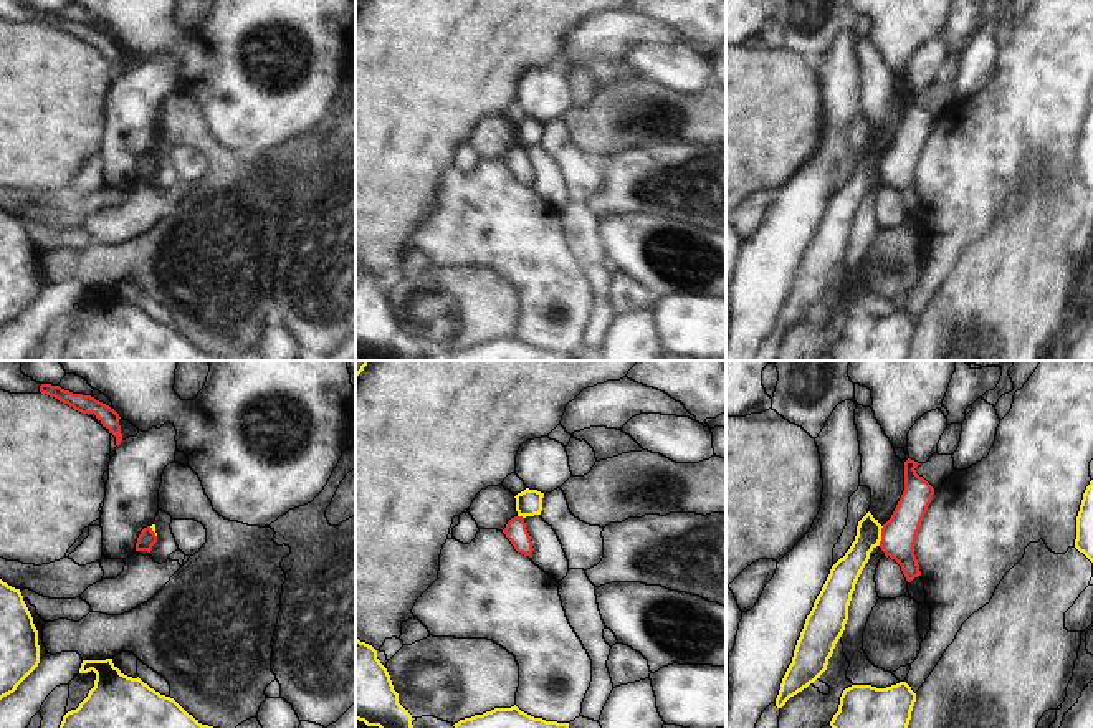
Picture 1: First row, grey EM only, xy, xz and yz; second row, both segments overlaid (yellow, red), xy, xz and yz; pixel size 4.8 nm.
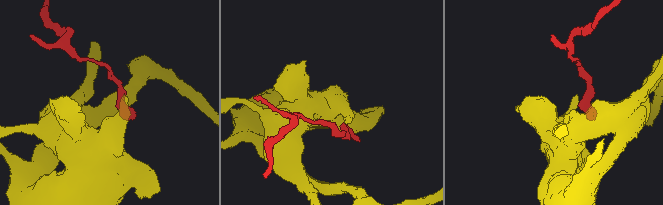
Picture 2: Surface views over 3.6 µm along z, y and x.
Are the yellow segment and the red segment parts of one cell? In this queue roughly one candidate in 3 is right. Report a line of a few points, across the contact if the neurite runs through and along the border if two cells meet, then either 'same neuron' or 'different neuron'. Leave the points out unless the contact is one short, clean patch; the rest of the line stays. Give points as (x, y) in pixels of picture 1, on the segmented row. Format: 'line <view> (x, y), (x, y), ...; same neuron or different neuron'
line yz (883, 526), (878, 545); different neuron

